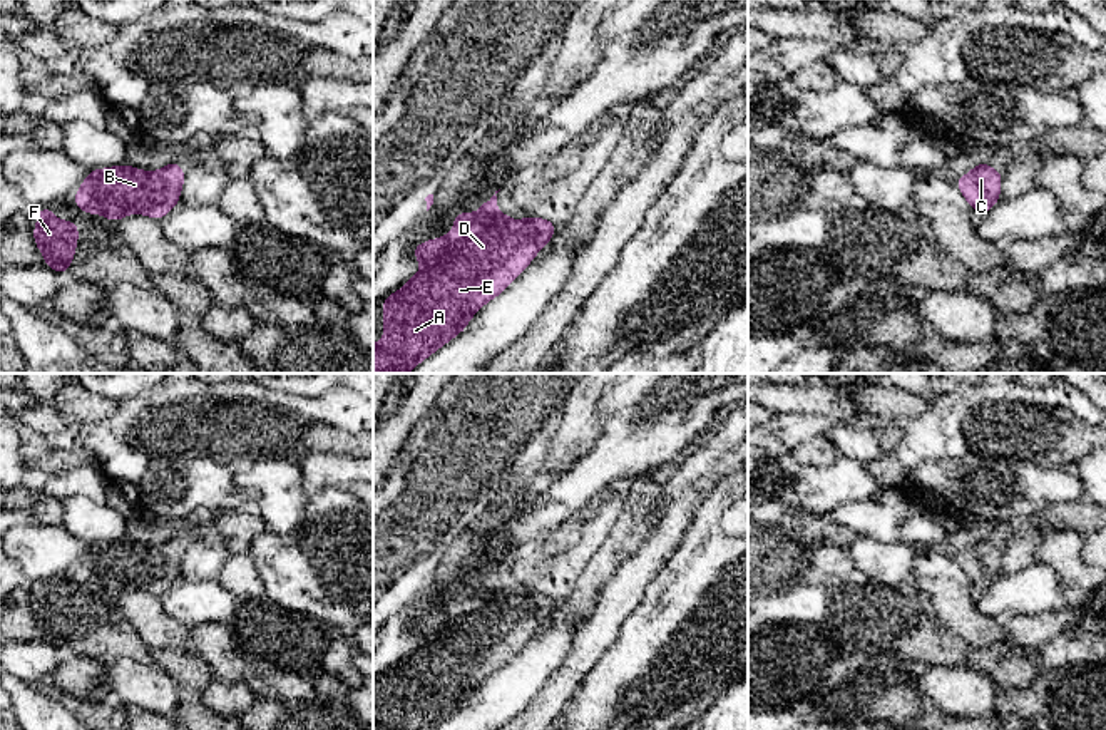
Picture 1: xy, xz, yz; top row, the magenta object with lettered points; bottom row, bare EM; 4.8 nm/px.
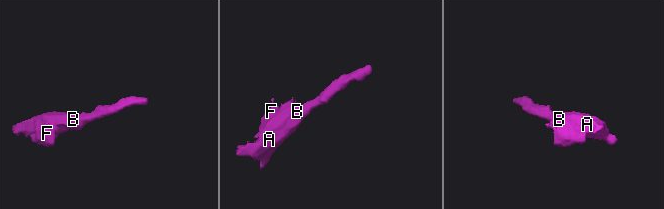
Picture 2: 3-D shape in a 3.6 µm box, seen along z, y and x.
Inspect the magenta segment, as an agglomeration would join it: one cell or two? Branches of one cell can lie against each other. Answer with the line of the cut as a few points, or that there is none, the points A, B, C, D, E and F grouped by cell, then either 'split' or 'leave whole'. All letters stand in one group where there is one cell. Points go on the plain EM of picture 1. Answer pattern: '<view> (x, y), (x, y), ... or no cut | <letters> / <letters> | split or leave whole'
no cut | A B C D E F | leave whole

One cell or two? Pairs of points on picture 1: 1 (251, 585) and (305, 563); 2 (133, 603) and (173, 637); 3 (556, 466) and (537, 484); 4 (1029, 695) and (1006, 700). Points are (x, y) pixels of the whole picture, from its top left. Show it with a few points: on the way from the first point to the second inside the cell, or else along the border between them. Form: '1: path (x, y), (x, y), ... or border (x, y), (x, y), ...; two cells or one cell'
1: border (251, 556), (265, 591); two cells
2: path (143, 610), (163, 630); one cell
3: path (551, 471), (542, 479); one cell
4: path (1024, 700), (1011, 700); one cell

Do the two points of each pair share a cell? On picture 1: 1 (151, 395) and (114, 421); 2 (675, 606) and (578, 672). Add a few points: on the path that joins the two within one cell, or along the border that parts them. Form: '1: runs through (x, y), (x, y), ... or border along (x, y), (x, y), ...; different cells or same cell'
1: runs through (143, 400), (122, 416); same cell
2: border along (604, 653), (576, 688); different cells

